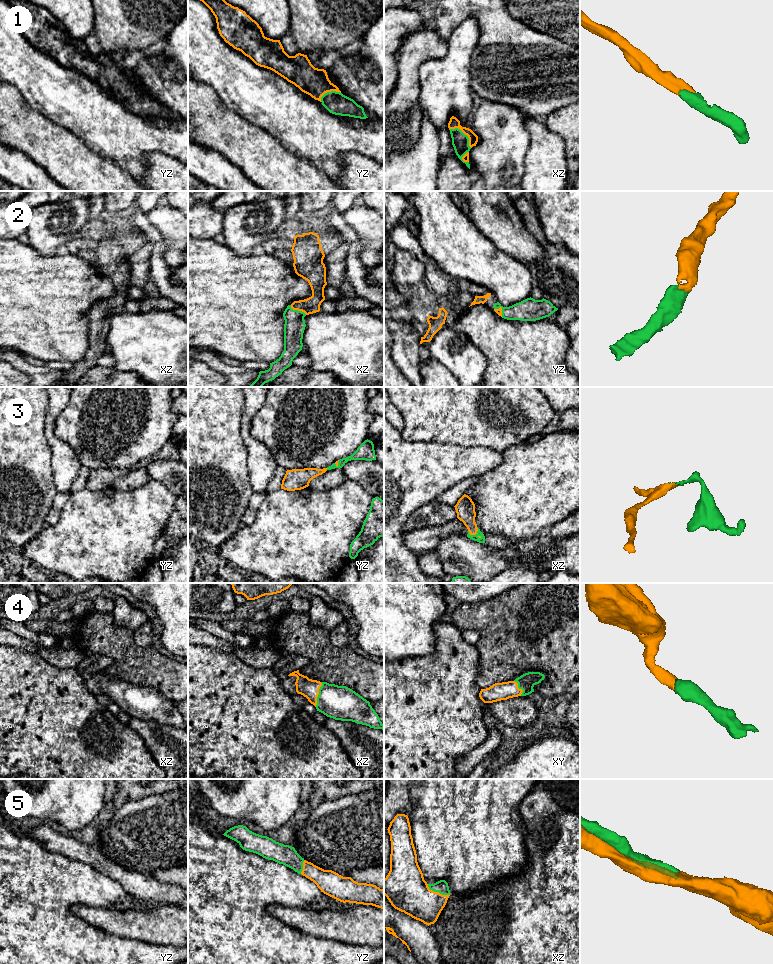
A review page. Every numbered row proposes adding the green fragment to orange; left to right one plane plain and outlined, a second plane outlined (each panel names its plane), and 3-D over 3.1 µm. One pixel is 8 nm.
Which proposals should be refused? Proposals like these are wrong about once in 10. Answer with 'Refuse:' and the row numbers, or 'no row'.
Refuse: no row

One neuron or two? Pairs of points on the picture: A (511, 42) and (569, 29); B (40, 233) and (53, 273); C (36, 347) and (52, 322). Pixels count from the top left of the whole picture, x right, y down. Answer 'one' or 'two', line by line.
A: two
B: two
C: one

